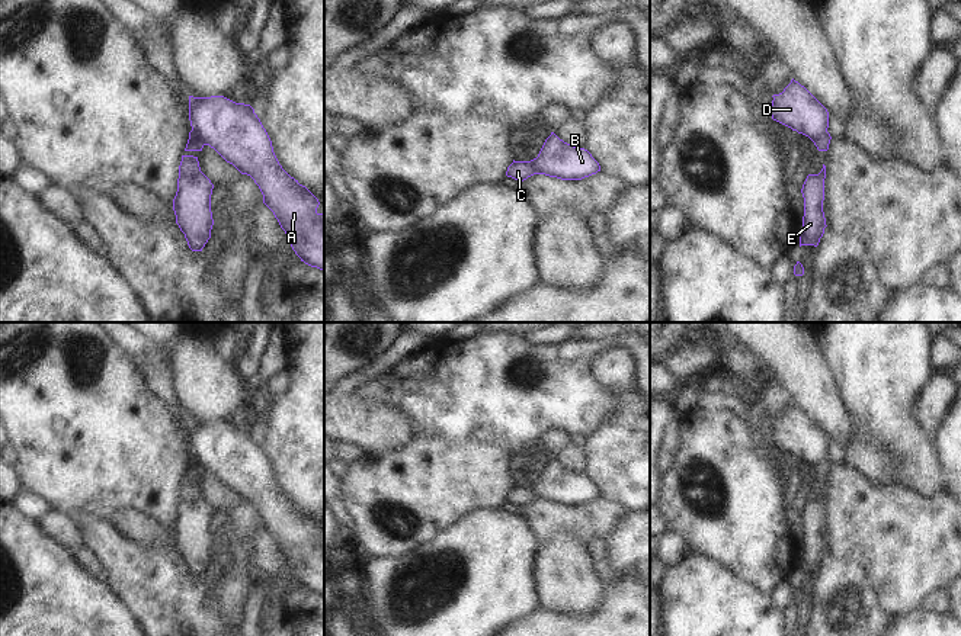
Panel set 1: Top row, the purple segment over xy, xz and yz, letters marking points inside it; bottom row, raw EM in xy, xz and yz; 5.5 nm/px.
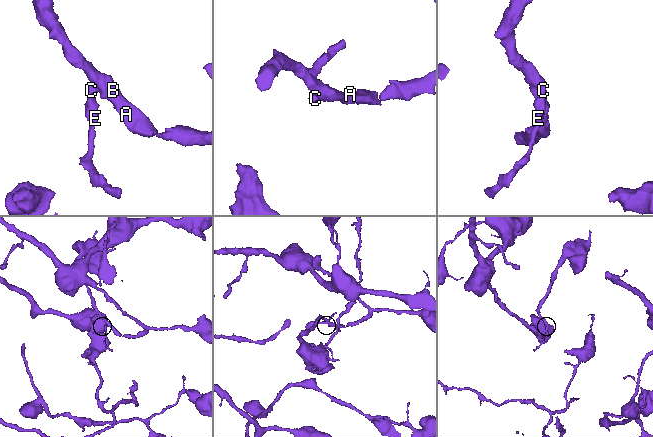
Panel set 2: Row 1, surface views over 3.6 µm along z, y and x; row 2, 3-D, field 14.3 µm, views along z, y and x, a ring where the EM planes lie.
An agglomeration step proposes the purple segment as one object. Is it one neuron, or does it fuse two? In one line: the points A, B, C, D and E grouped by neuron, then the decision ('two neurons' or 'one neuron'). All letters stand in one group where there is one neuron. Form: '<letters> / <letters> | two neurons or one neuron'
A B D / C E | two neurons

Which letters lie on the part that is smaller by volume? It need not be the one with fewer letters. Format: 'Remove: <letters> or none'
Remove: C, E

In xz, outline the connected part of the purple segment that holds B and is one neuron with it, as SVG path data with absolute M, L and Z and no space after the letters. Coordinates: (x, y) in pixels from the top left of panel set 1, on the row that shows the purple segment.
M554 132L545 139L538 157L531 163L536 174L561 180L582 180L600 171L599 163L587 150L564 142Z

